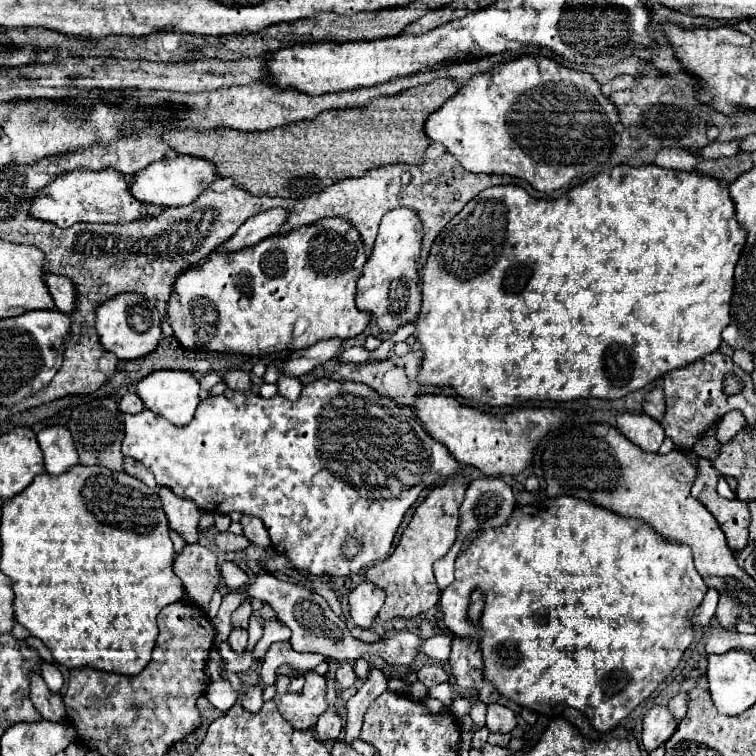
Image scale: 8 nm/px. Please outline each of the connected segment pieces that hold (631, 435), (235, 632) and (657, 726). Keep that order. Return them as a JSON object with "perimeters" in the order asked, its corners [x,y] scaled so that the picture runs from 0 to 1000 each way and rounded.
{"perimeters":[[[[821,546],[816,552],[816,567],[837,589],[845,589],[851,597],[858,597],[858,599],[869,599],[869,594],[880,581],[880,573],[872,557],[861,554],[853,546]]],[[[306,829],[306,837],[303,837],[300,848],[303,848],[308,861],[324,861],[327,858],[327,832]]],[[[864,935],[851,951],[851,988],[856,993],[869,991],[893,970],[893,954],[880,935]]]]}

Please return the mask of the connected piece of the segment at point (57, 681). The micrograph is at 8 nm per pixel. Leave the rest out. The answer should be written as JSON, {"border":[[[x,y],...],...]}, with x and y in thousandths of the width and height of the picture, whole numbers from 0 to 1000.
{"border":[[[57,874],[57,882],[54,882],[54,896],[60,898],[62,909],[67,914],[78,914],[83,909],[83,893],[81,888],[75,885],[73,877],[65,877],[65,874]]]}

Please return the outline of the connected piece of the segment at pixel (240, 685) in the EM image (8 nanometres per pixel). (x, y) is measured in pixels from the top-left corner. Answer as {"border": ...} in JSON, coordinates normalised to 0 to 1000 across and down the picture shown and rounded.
{"border":[[[306,890],[300,898],[303,898],[306,909],[313,914],[313,927],[316,927],[327,940],[340,943],[340,940],[345,938],[345,933],[348,933],[348,925],[345,925],[348,909],[345,909],[345,906],[324,906],[324,903],[319,901],[319,896],[311,893],[311,890]]]}

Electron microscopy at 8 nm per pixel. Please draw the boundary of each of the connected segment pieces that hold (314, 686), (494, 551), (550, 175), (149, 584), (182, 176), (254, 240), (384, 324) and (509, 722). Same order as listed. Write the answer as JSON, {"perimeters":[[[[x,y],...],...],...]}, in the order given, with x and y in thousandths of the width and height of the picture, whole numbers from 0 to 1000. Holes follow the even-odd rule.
{"perimeters":[[[[406,888],[403,893],[403,906],[401,911],[385,917],[382,914],[382,893],[366,893],[364,901],[364,933],[369,938],[369,943],[374,943],[374,948],[390,962],[390,964],[411,964],[417,962],[422,946],[427,946],[433,940],[433,927],[430,927],[430,917],[433,917],[433,901],[430,896],[419,893],[417,888]]],[[[742,655],[734,660],[718,660],[702,668],[684,668],[671,694],[634,705],[602,742],[602,769],[583,784],[583,811],[586,811],[586,824],[591,827],[597,837],[634,848],[636,864],[639,864],[642,901],[652,906],[652,911],[663,917],[663,922],[718,946],[731,943],[734,935],[739,933],[766,938],[769,943],[776,946],[776,951],[790,967],[803,970],[824,948],[829,948],[853,922],[858,922],[869,911],[869,906],[880,898],[880,893],[898,880],[901,866],[906,864],[906,858],[914,853],[919,843],[919,832],[909,821],[909,813],[930,795],[933,784],[935,784],[935,774],[919,755],[917,737],[909,721],[885,718],[869,710],[869,705],[851,689],[827,687],[798,671],[774,665],[761,657]],[[626,782],[636,782],[642,790],[642,806],[631,824],[626,824],[618,811]]],[[[687,75],[679,78],[668,86],[663,86],[660,91],[649,91],[647,97],[639,99],[628,99],[618,112],[612,112],[602,128],[597,128],[583,144],[578,144],[565,160],[562,160],[562,176],[570,181],[570,187],[586,189],[591,194],[591,200],[597,205],[602,205],[602,210],[623,229],[657,229],[657,231],[679,231],[687,237],[700,239],[710,253],[716,255],[731,255],[747,245],[753,245],[761,234],[776,231],[782,226],[787,226],[790,221],[800,218],[806,213],[806,205],[811,200],[811,181],[813,181],[813,165],[819,163],[819,147],[806,136],[806,131],[795,123],[795,112],[790,110],[790,104],[774,94],[763,94],[763,91],[753,91],[745,89],[724,75]]],[[[99,615],[89,626],[70,631],[65,626],[54,626],[44,634],[44,639],[28,652],[4,665],[1,676],[1,755],[15,766],[17,784],[20,784],[20,819],[44,840],[52,843],[60,856],[67,861],[70,872],[78,880],[86,882],[126,882],[147,890],[163,890],[163,893],[181,893],[189,888],[189,882],[200,874],[200,861],[208,843],[208,813],[216,803],[239,795],[242,792],[242,774],[231,763],[226,747],[229,747],[231,726],[224,713],[224,692],[216,679],[208,647],[194,644],[189,636],[168,628],[168,626],[152,626],[139,618],[112,618]]],[[[234,205],[234,208],[221,208],[208,216],[200,216],[194,224],[179,229],[179,237],[173,239],[173,255],[179,263],[192,266],[197,271],[242,274],[255,269],[266,258],[266,250],[274,250],[287,237],[290,229],[279,213],[266,208],[253,208],[253,205]]],[[[377,276],[348,279],[337,287],[332,287],[329,292],[324,292],[324,298],[319,298],[319,303],[313,303],[313,308],[298,324],[292,324],[292,332],[295,335],[308,335],[308,332],[319,332],[324,327],[340,324],[351,313],[364,311],[377,290],[380,290]]],[[[538,274],[520,276],[509,282],[507,295],[501,298],[501,311],[496,327],[480,353],[480,364],[472,374],[472,393],[470,401],[478,411],[488,411],[496,419],[496,430],[504,440],[515,443],[522,440],[528,433],[546,427],[554,414],[557,388],[552,380],[552,345],[557,329],[557,292],[549,279]]],[[[665,933],[644,935],[644,962],[652,970],[676,970],[684,962],[684,946]]]]}

